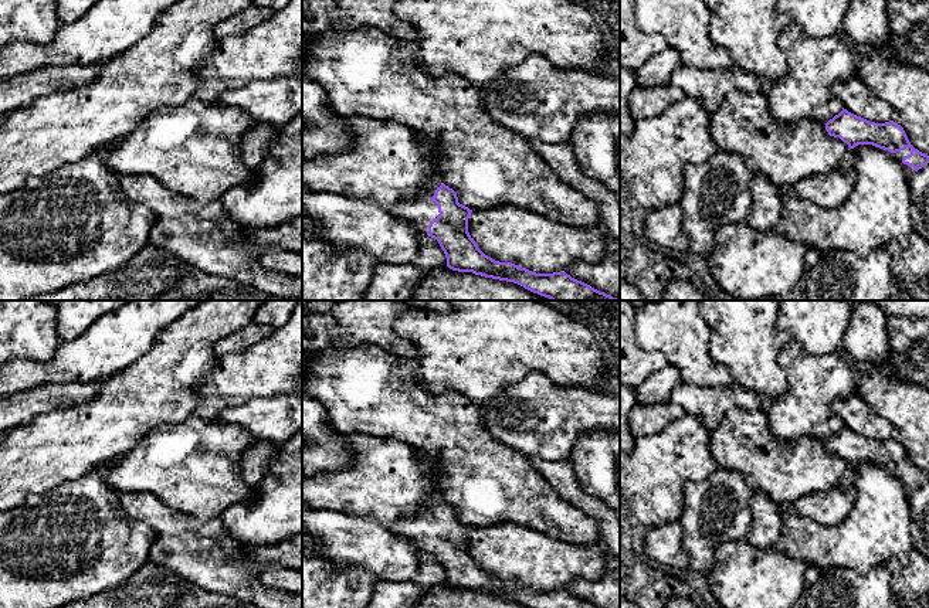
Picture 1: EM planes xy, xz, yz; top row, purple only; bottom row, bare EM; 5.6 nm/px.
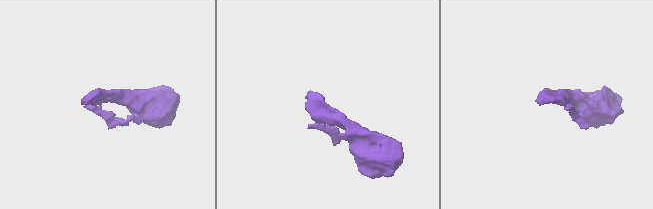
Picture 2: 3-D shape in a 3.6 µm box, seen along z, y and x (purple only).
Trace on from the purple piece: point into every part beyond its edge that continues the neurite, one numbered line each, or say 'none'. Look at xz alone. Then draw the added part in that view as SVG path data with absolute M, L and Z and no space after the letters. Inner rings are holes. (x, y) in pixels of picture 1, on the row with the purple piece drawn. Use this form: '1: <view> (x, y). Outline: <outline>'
1: xz (421, 210). Outline: M434 179L421 188L413 203L394 204L387 208L389 214L411 223L423 235L427 235L430 223L440 215L438 206L430 198L441 183L441 179Z

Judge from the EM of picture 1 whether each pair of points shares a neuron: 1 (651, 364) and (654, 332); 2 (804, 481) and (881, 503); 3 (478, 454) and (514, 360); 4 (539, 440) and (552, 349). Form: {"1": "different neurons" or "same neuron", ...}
{"1": "different neurons", "2": "different neurons", "3": "different neurons", "4": "different neurons"}

